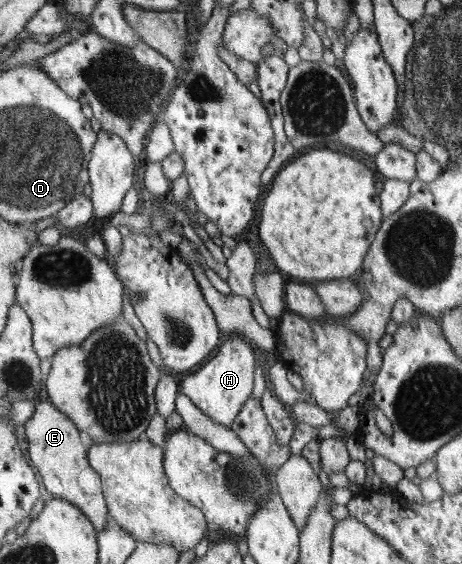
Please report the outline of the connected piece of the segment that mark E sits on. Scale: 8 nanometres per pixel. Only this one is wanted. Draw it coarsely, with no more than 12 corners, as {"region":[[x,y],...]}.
{"region":[[40,397],[24,425],[45,489],[109,525],[77,423]]}

